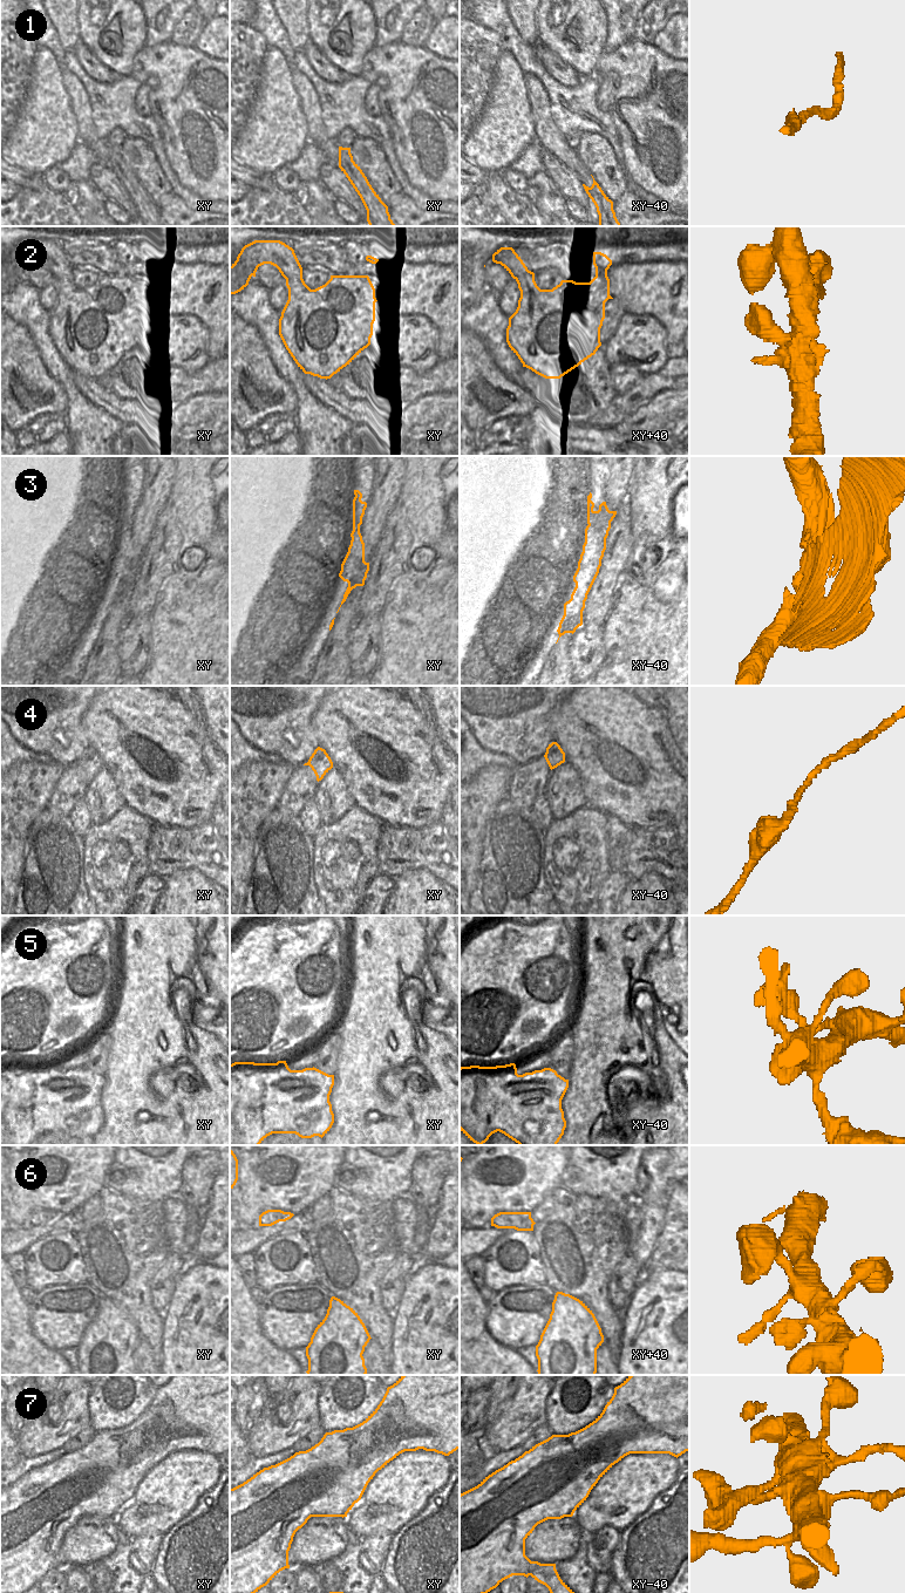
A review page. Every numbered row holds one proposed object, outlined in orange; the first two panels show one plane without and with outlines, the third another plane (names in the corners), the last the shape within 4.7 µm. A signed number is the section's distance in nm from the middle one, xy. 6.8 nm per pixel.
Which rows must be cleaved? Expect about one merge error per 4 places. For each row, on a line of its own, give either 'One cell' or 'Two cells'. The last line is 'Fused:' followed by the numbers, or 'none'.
1: One cell
2: One cell
3: Two cells
4: One cell
5: One cell
6: One cell
7: One cell
Fused: 3

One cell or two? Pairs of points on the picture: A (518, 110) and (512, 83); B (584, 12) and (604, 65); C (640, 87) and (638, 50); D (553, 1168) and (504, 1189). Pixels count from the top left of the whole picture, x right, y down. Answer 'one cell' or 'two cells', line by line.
A: one cell
B: two cells
C: one cell
D: one cell

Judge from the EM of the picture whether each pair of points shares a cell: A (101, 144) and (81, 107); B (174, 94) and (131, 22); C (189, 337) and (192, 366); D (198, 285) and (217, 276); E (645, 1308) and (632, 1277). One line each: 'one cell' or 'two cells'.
A: one cell
B: two cells
C: one cell
D: one cell
E: two cells

